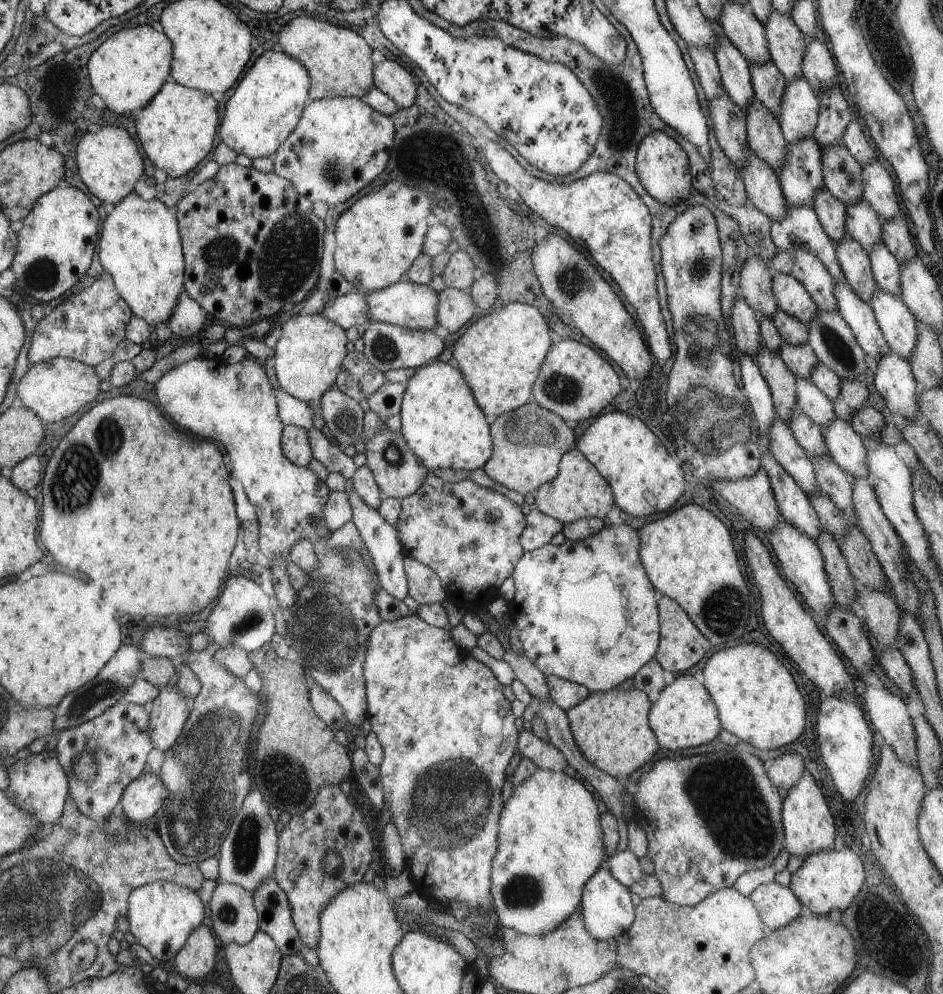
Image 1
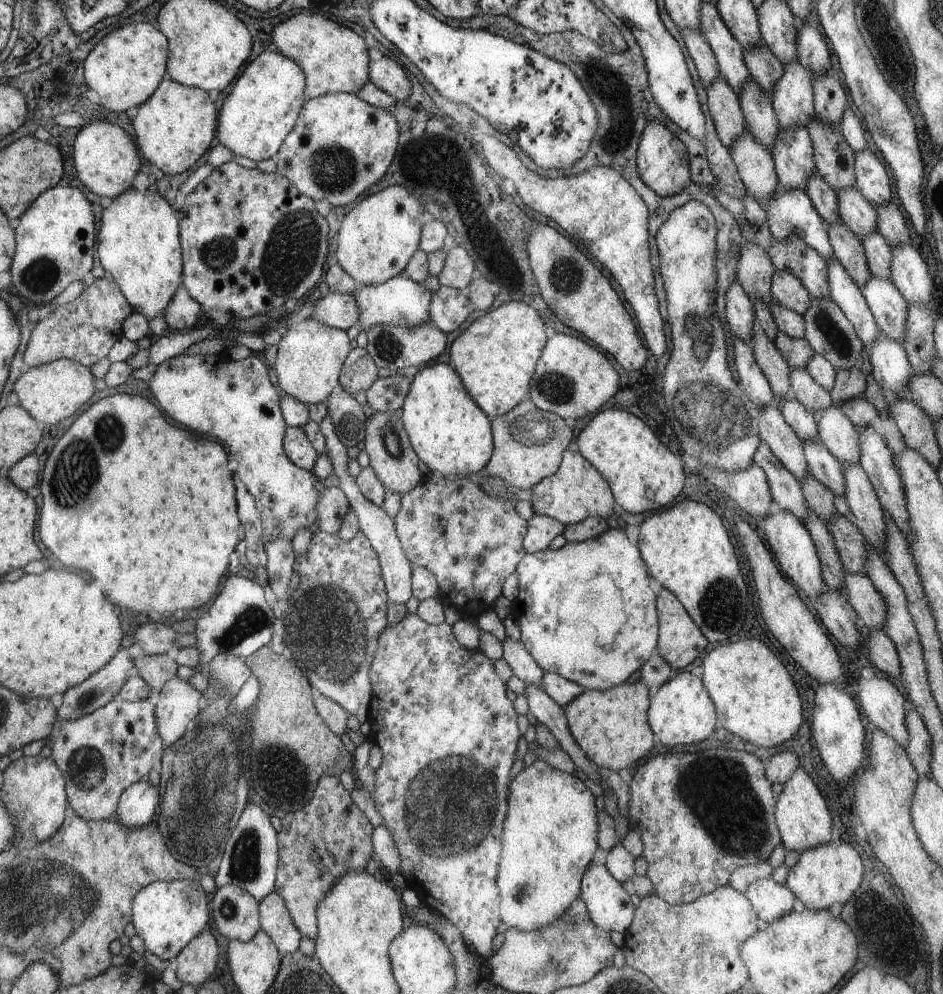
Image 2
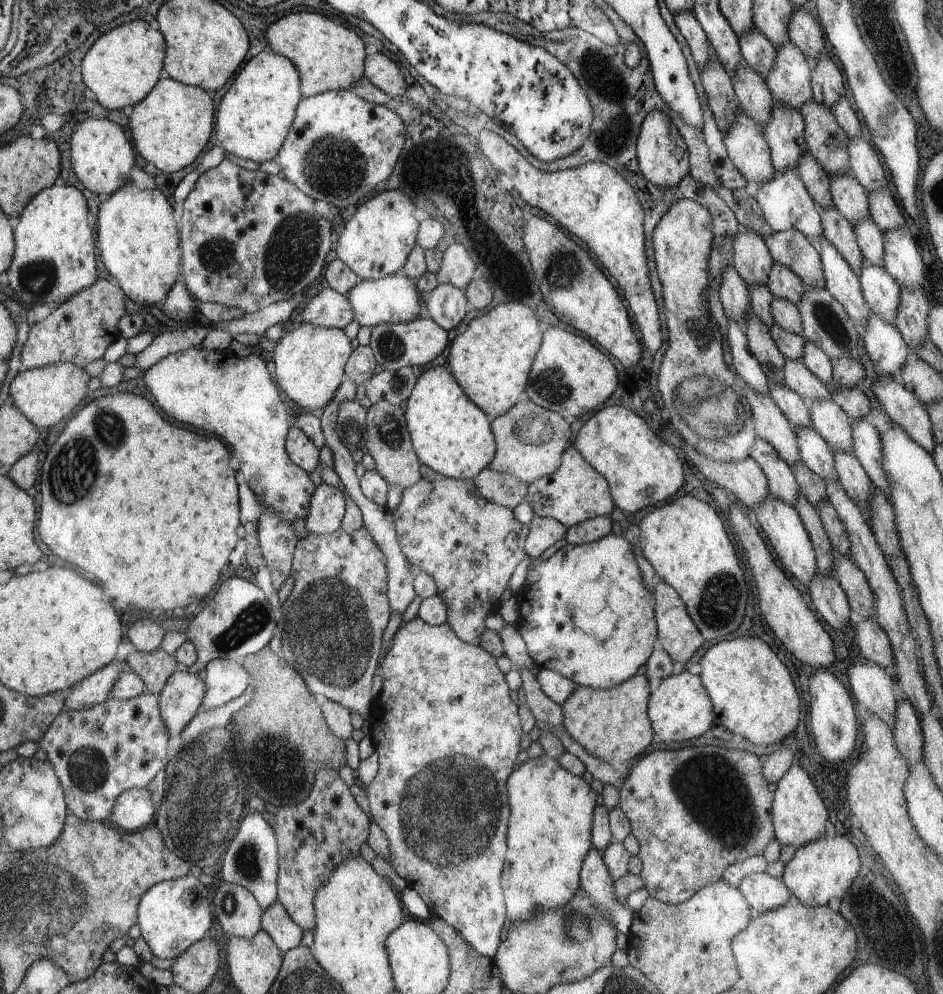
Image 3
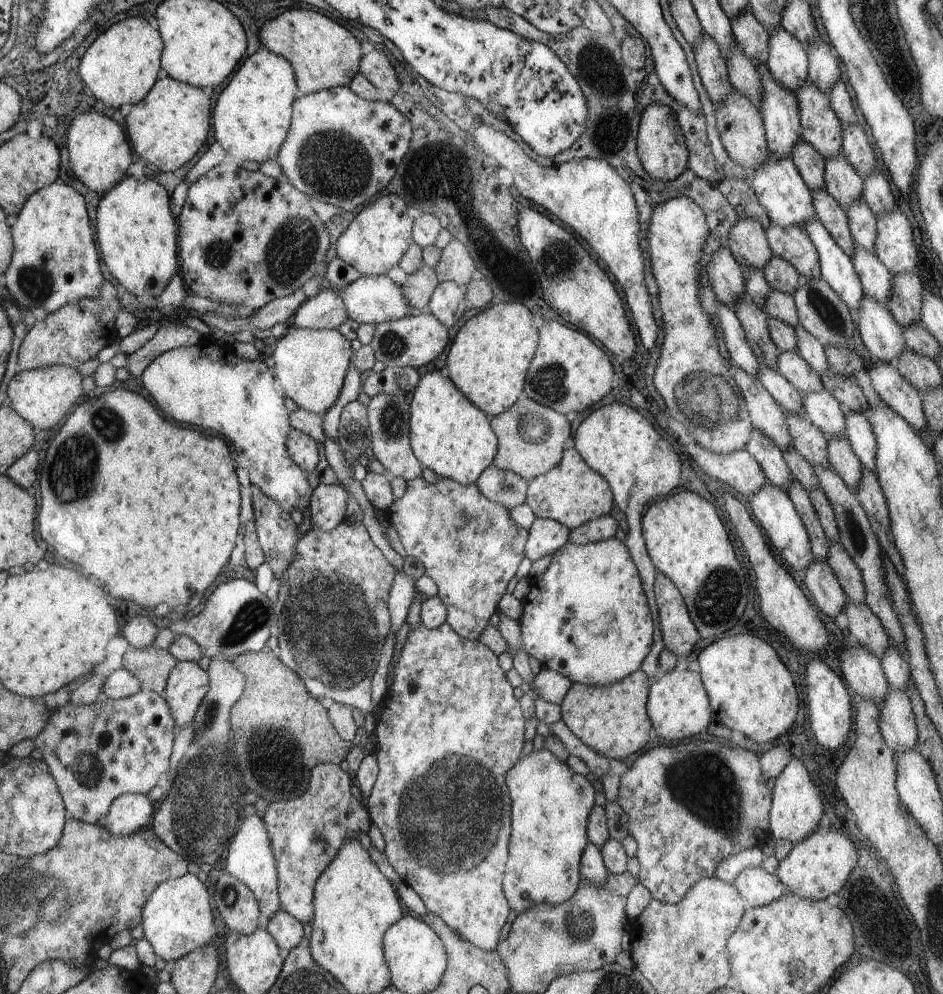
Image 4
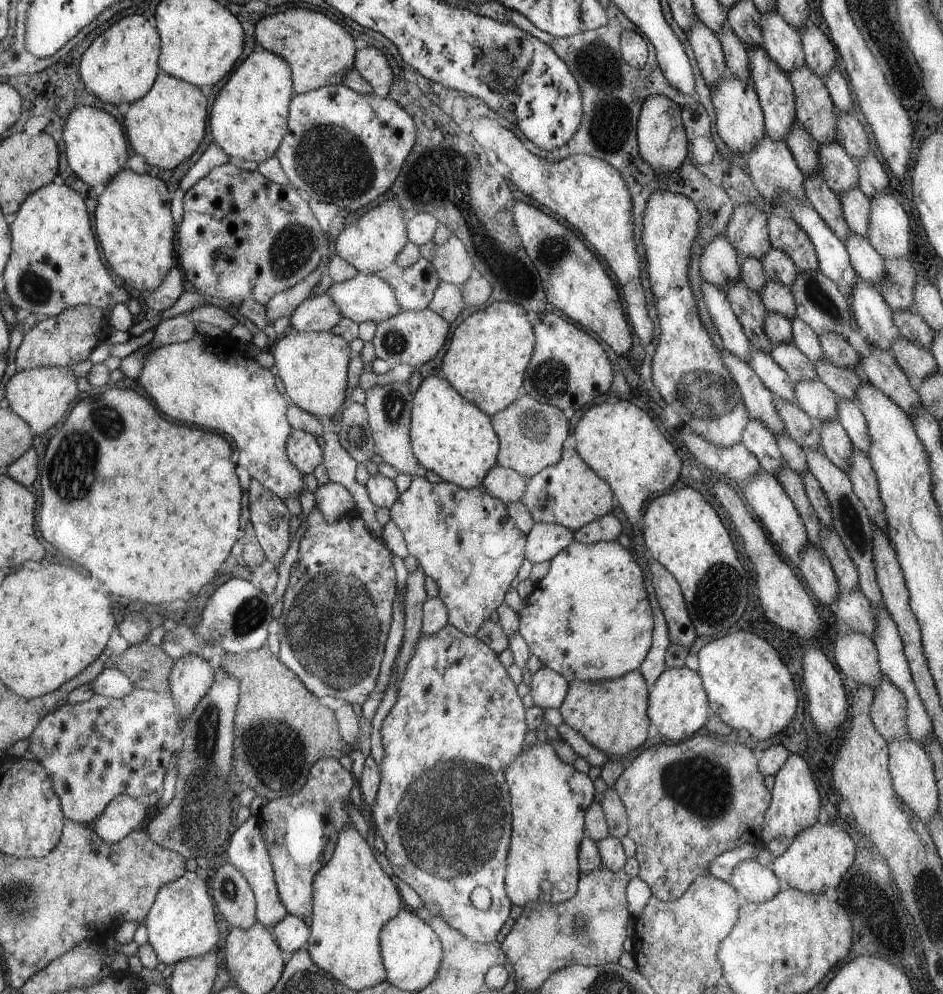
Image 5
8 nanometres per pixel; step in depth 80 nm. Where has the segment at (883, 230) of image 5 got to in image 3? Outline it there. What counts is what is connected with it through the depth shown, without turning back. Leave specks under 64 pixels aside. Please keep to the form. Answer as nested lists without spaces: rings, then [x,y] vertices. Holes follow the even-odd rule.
[[[906,227],[884,231],[884,268],[899,286],[924,290],[926,270],[912,233]]]

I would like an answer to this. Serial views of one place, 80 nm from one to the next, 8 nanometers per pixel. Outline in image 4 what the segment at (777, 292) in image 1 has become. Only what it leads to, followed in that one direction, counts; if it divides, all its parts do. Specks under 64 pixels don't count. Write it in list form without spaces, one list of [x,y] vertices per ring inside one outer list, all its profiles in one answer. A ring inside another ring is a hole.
[[[773,256],[762,271],[772,291],[780,291],[793,296],[802,283],[801,274],[783,258]]]

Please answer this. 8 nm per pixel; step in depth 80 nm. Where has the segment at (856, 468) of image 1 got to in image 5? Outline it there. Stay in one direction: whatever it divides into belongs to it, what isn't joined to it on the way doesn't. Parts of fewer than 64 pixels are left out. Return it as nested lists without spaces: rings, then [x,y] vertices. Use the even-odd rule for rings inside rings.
[[[796,380],[794,386],[794,398],[796,404],[810,416],[821,422],[828,422],[837,418],[836,402],[838,396],[820,380]]]

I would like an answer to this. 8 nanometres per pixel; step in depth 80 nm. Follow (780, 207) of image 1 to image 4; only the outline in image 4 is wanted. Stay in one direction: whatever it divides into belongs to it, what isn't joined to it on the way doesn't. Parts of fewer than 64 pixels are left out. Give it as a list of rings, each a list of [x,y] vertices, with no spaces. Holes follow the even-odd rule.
[[[734,88],[725,101],[715,109],[717,129],[730,158],[746,170],[757,169],[769,158],[768,143],[765,139],[765,128],[758,106],[749,98],[743,97]]]

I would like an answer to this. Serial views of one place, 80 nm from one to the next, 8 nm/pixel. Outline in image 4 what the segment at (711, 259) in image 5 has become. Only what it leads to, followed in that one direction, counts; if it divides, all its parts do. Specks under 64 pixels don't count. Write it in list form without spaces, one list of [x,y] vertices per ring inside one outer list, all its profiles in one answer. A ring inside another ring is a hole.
[[[728,246],[720,248],[706,268],[706,274],[719,302],[733,309],[745,293],[746,272]]]

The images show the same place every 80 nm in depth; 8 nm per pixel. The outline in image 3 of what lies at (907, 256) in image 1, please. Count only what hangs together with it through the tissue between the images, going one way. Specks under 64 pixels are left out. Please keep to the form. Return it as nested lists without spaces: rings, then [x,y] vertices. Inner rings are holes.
[[[889,189],[868,193],[870,218],[884,231],[893,231],[905,226],[904,216],[898,202]]]

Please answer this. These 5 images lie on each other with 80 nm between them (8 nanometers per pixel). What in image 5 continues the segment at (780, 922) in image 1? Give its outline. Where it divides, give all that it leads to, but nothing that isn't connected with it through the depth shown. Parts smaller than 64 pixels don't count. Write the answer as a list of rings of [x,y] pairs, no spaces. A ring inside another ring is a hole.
[[[744,860],[738,864],[738,867],[732,872],[729,884],[739,893],[742,901],[756,903],[770,900],[776,892],[780,891],[780,882],[769,866],[762,866],[754,860]]]

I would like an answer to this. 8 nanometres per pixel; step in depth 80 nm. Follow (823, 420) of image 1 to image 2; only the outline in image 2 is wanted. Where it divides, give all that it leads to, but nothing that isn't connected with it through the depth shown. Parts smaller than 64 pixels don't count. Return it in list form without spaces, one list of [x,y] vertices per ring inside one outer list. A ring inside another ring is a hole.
[[[791,369],[789,379],[790,398],[800,401],[813,414],[833,405],[830,393],[808,374],[807,369]]]

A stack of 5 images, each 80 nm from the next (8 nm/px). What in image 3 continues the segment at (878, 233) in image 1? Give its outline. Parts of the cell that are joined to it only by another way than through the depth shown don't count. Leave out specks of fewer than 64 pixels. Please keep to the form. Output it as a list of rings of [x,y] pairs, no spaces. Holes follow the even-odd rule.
[[[851,175],[830,177],[833,206],[854,225],[870,218],[869,196],[866,189]]]

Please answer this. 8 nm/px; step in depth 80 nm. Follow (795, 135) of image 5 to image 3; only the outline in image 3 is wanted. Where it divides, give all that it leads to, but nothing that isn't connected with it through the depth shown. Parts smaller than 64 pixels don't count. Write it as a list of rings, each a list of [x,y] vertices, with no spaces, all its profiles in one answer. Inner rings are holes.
[[[809,152],[801,156],[795,171],[818,207],[827,209],[833,206],[830,176]]]

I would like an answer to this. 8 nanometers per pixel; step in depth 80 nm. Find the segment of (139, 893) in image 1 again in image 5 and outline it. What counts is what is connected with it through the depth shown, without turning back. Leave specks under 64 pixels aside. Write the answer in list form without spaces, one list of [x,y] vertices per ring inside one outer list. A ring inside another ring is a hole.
[[[187,871],[179,879],[160,887],[143,922],[148,931],[148,943],[154,948],[159,962],[176,964],[188,957],[216,950],[214,944],[220,940],[220,932],[212,897],[208,894],[206,882],[192,871]]]

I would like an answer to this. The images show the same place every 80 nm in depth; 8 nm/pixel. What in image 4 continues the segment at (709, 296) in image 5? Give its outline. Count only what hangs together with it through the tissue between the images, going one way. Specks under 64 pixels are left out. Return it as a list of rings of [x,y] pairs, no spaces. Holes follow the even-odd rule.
[[[719,302],[717,318],[720,319],[724,342],[731,356],[731,365],[757,378],[761,369],[759,361],[747,341],[744,329],[734,309]]]

